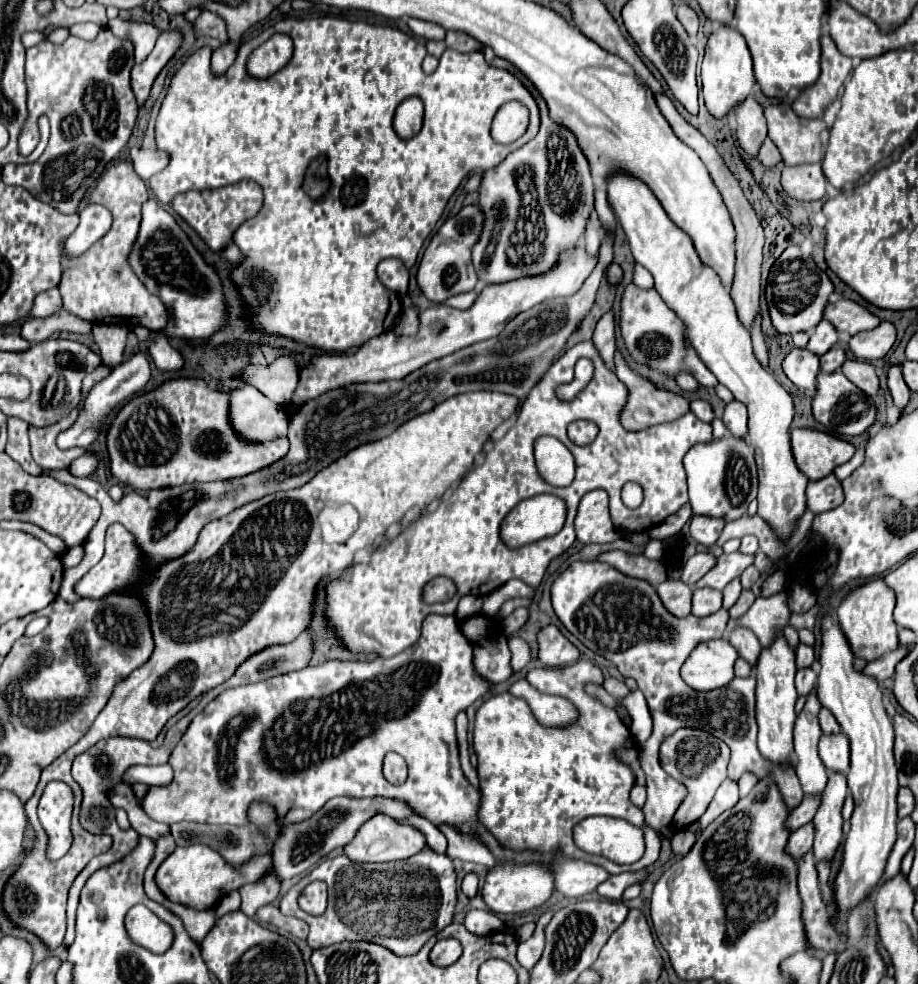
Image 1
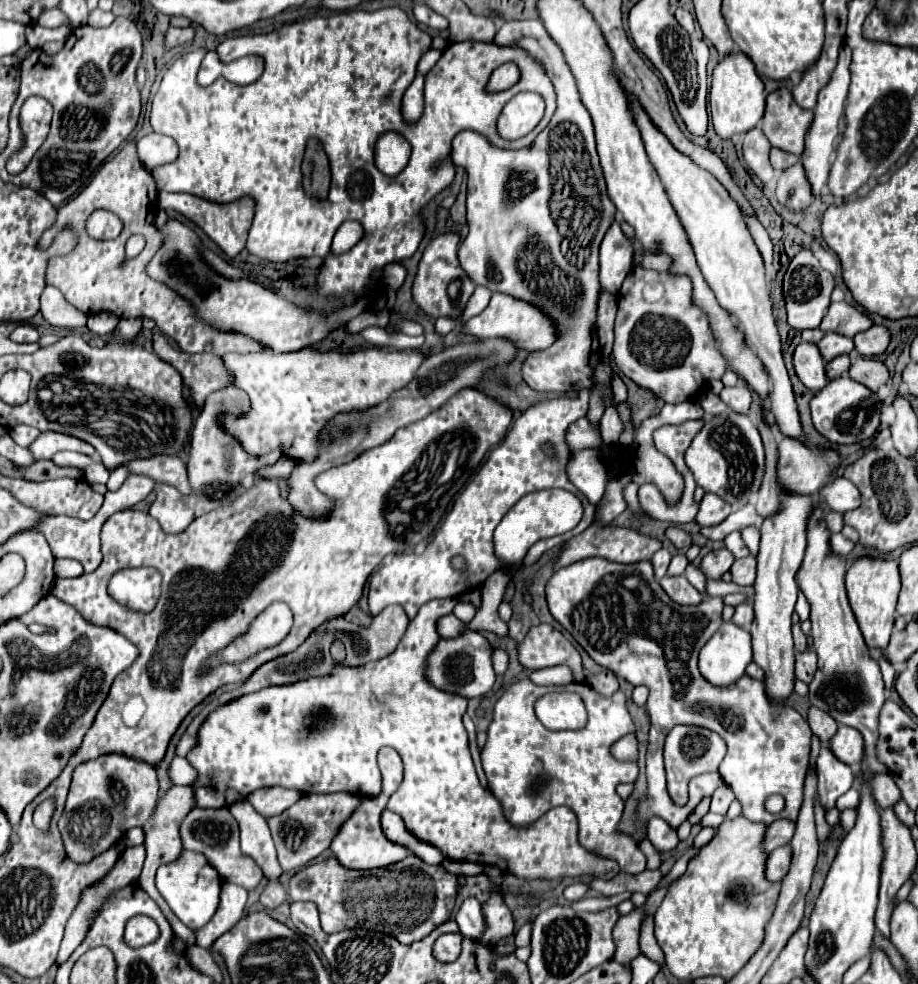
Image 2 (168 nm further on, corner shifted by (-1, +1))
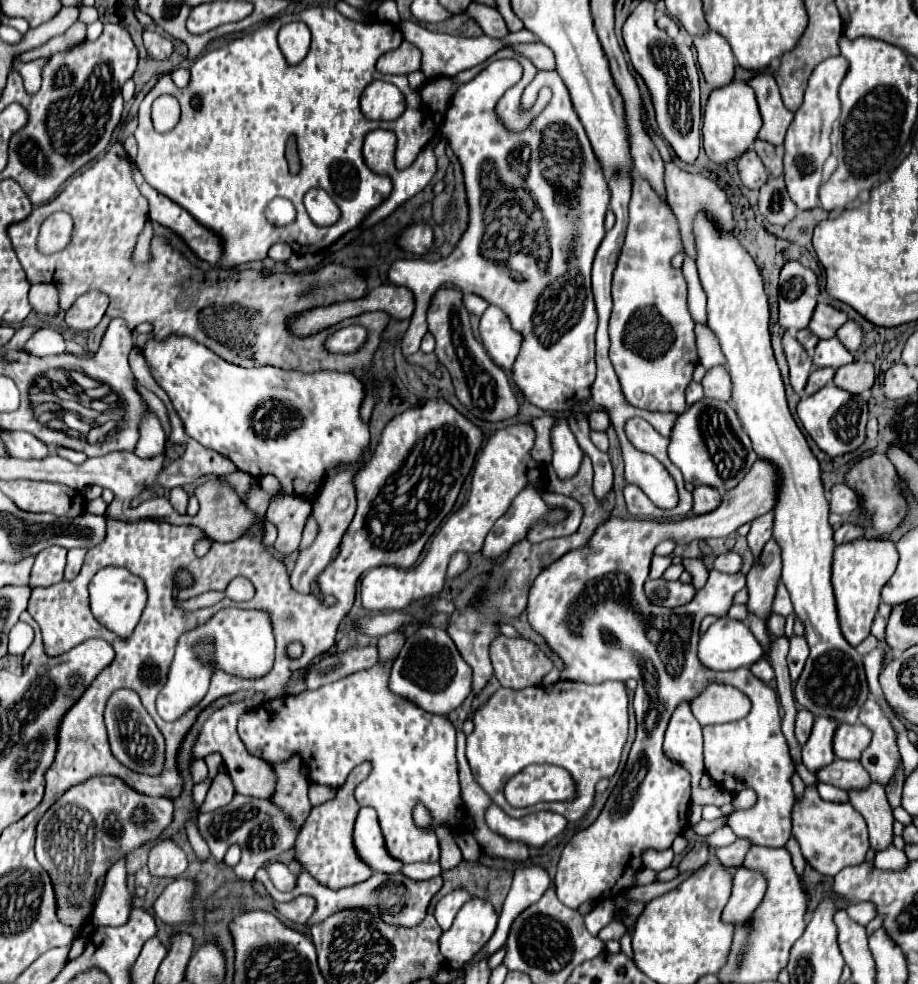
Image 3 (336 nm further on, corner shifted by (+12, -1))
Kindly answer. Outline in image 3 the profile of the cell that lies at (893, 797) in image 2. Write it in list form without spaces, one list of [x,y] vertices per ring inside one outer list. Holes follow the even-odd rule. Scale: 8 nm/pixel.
[[[833,759],[833,763],[825,765],[819,773],[817,779],[835,787],[841,787],[845,791],[849,789],[865,789],[871,779],[869,773],[861,767],[861,761],[845,761],[845,759]]]

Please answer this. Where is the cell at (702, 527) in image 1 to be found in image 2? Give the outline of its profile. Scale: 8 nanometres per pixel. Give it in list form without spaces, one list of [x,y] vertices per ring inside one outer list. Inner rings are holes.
[[[706,493],[702,503],[700,503],[698,515],[696,515],[696,523],[700,527],[720,525],[730,515],[730,511],[732,511],[732,507],[724,499],[720,499],[720,497],[712,495],[712,493]]]

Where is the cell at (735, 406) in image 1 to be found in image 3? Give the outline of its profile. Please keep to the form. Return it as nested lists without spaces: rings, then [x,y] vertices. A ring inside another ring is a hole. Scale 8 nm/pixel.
[[[725,365],[711,367],[705,373],[701,385],[705,389],[705,397],[719,399],[719,401],[731,401],[731,379],[729,379],[729,371]]]

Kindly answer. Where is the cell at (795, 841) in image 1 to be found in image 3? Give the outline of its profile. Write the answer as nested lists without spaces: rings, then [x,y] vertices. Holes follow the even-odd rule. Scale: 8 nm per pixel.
[[[741,867],[733,877],[733,893],[731,893],[729,903],[723,909],[721,919],[725,923],[743,925],[761,903],[765,895],[765,887],[767,883],[761,877],[761,873]]]

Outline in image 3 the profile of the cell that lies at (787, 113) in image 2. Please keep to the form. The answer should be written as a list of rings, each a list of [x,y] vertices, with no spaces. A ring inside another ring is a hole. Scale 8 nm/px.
[[[759,73],[753,79],[749,79],[747,83],[755,91],[759,111],[763,117],[763,127],[759,131],[759,139],[765,139],[773,145],[781,145],[785,139],[785,133],[787,133],[787,127],[793,121],[793,113],[783,105],[775,77],[769,73]]]

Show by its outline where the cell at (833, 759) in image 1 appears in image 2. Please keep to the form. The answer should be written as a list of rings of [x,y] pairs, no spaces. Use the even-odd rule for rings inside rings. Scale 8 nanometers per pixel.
[[[840,725],[836,735],[830,739],[830,751],[842,763],[850,765],[852,769],[858,769],[858,765],[864,757],[864,739],[856,729]]]

